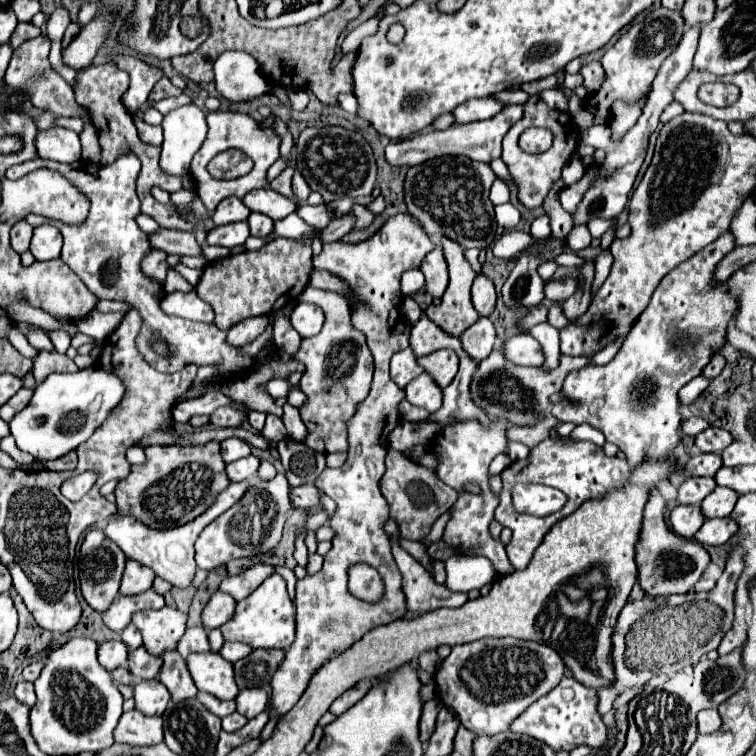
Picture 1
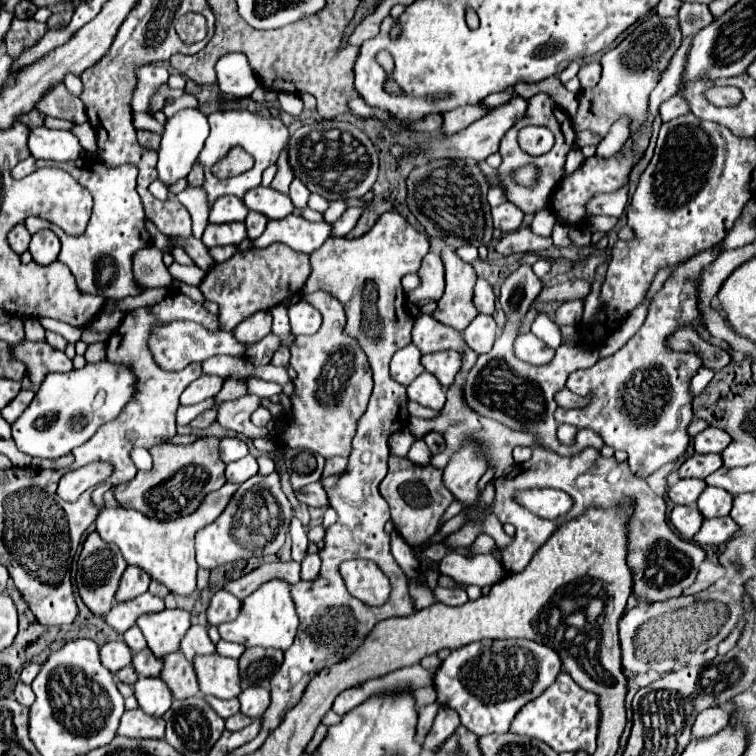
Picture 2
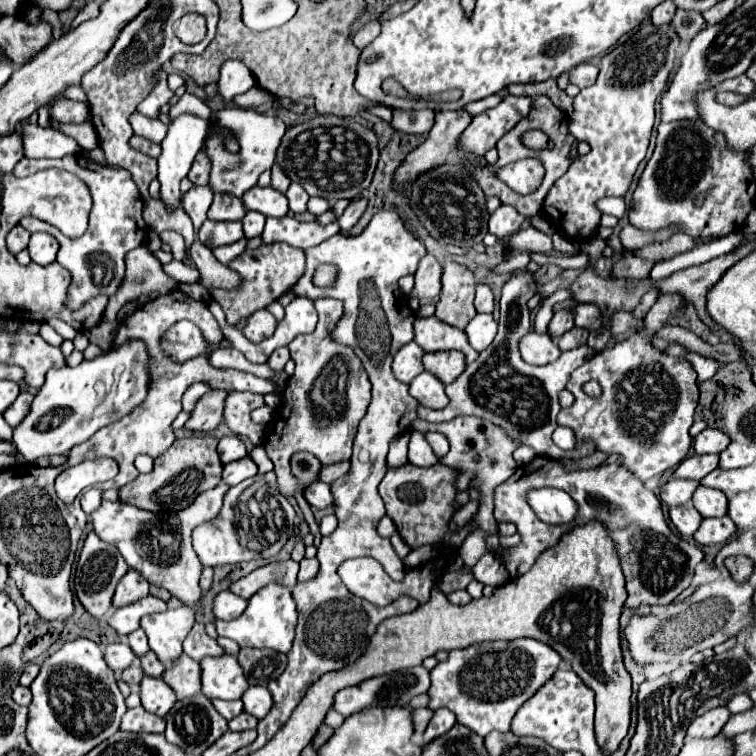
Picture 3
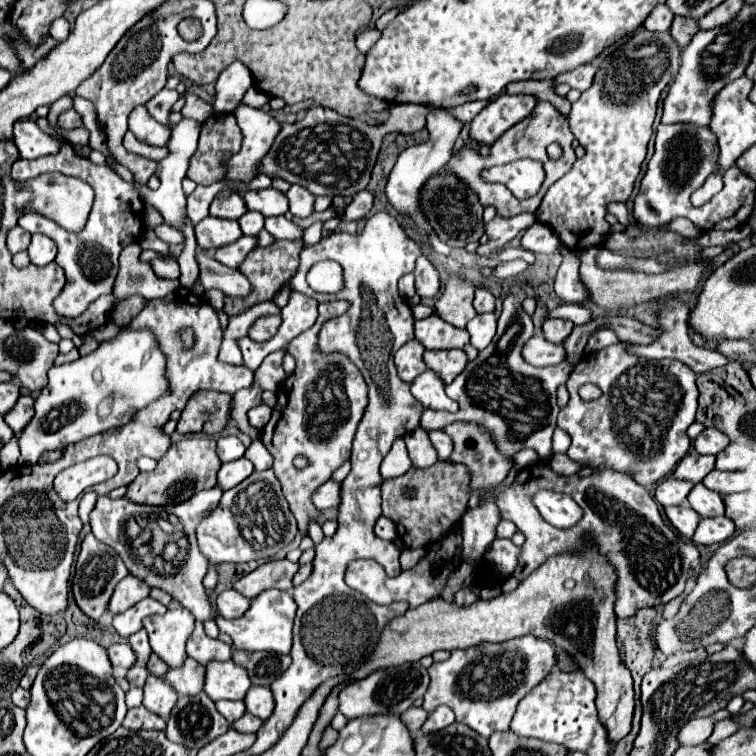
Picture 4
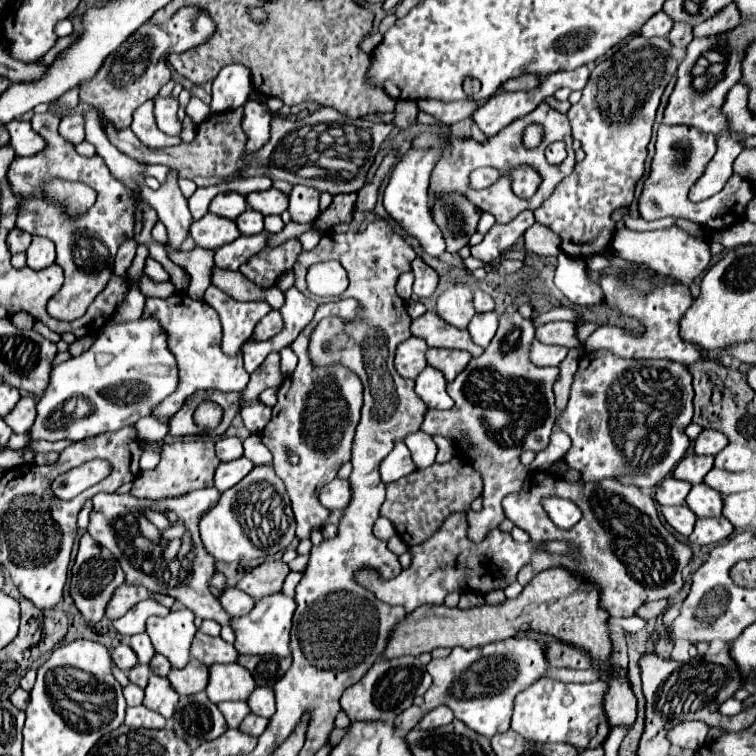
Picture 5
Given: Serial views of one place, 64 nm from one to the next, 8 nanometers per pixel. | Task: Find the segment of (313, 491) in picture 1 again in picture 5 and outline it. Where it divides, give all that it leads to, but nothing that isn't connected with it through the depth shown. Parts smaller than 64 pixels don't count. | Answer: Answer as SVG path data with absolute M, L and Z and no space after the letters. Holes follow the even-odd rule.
M336 478L336 480L328 482L318 492L318 500L328 510L344 510L348 506L348 502L350 502L350 484L348 484L348 480Z

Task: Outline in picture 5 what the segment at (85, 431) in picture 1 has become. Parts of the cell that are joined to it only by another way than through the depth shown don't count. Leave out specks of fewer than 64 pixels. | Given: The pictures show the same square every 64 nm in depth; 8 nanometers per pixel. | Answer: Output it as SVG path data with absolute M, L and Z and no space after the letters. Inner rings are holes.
M138 318L134 322L118 324L116 320L110 320L96 336L96 342L88 352L82 356L74 356L50 372L50 384L46 392L40 396L36 404L36 422L30 428L30 442L24 446L24 460L30 464L34 462L34 452L30 450L30 444L36 440L84 440L90 436L98 436L104 432L116 432L128 424L134 424L138 418L144 418L152 412L156 404L160 404L166 396L170 396L178 386L178 370L174 354L168 350L164 330L154 318Z

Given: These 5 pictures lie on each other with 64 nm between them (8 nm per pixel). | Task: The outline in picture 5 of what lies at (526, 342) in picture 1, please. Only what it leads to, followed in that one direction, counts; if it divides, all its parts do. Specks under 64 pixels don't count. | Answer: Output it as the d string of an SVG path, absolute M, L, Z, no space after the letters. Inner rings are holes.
M534 340L530 346L530 360L536 366L560 366L566 354L568 354L568 348L540 344L538 340Z

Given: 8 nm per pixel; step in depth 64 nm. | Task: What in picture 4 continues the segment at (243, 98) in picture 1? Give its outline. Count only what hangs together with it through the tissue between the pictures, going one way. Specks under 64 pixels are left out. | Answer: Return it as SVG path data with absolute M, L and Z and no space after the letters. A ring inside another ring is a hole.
M232 62L228 68L224 68L216 82L214 112L216 114L232 112L236 106L240 106L240 100L250 86L254 86L252 72L242 62Z

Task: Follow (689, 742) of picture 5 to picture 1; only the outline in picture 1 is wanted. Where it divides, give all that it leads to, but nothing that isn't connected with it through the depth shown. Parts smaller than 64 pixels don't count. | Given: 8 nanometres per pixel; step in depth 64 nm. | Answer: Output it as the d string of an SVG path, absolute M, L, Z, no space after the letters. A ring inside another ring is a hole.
M708 708L708 710L702 710L698 714L698 732L700 734L716 732L720 726L722 726L722 718L720 718L716 708Z

